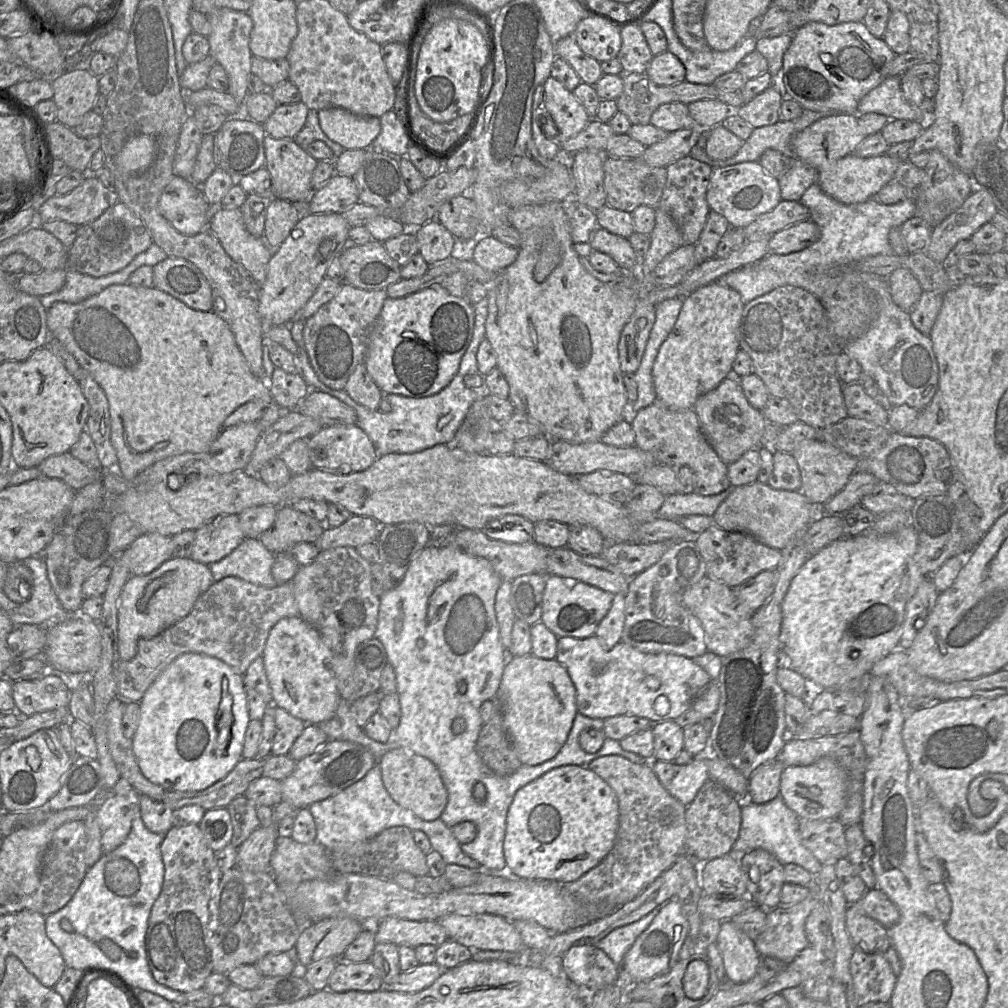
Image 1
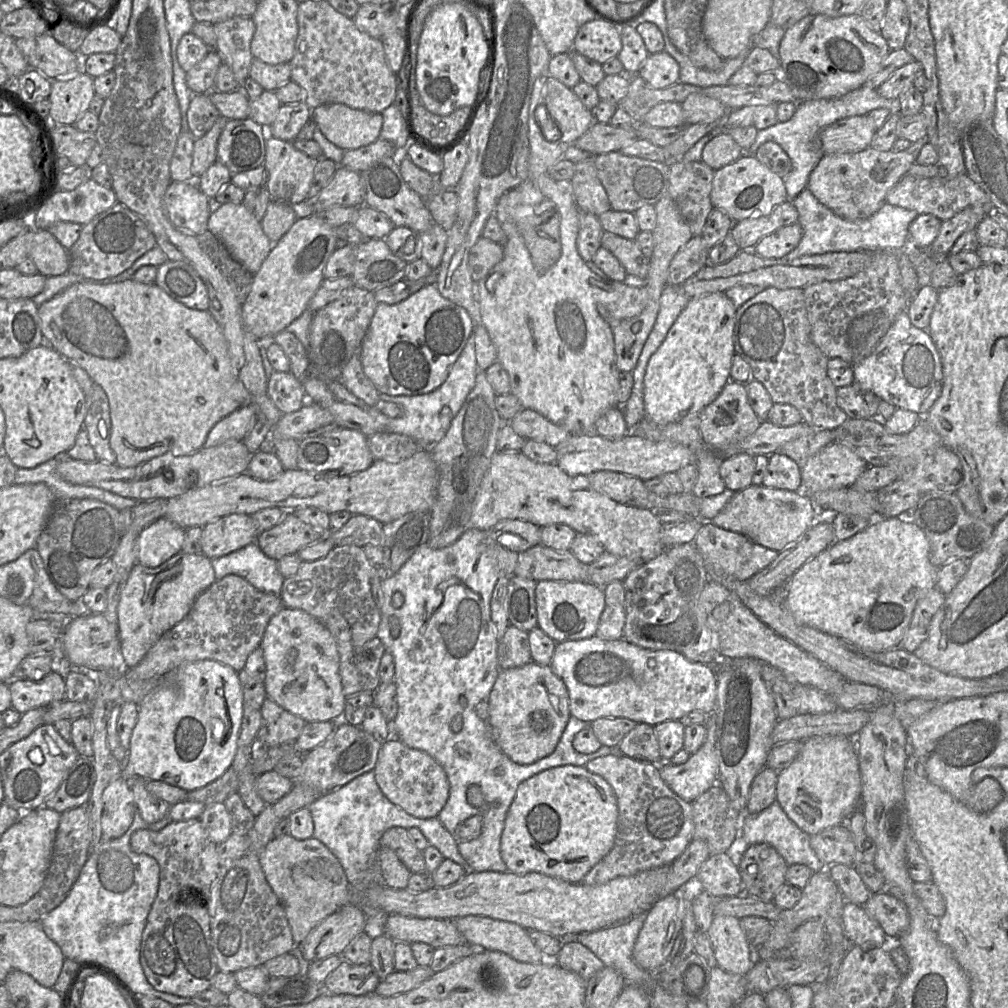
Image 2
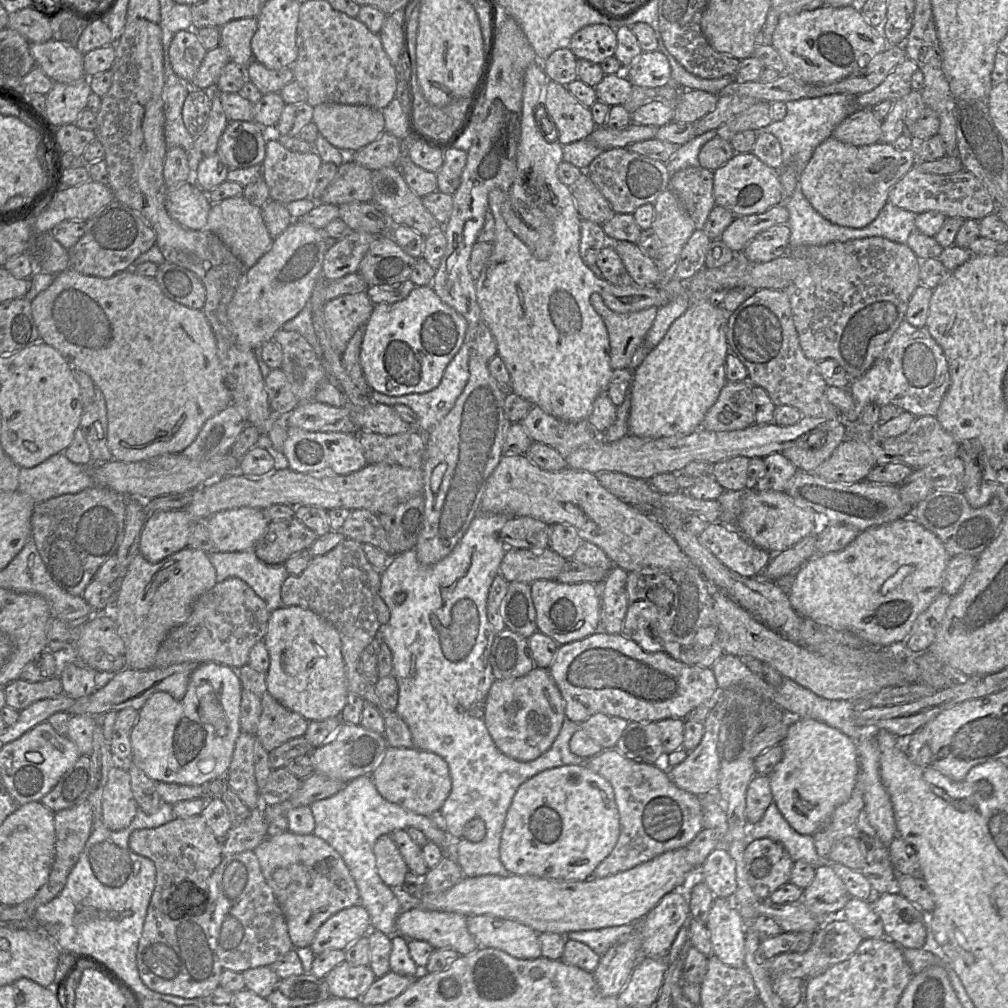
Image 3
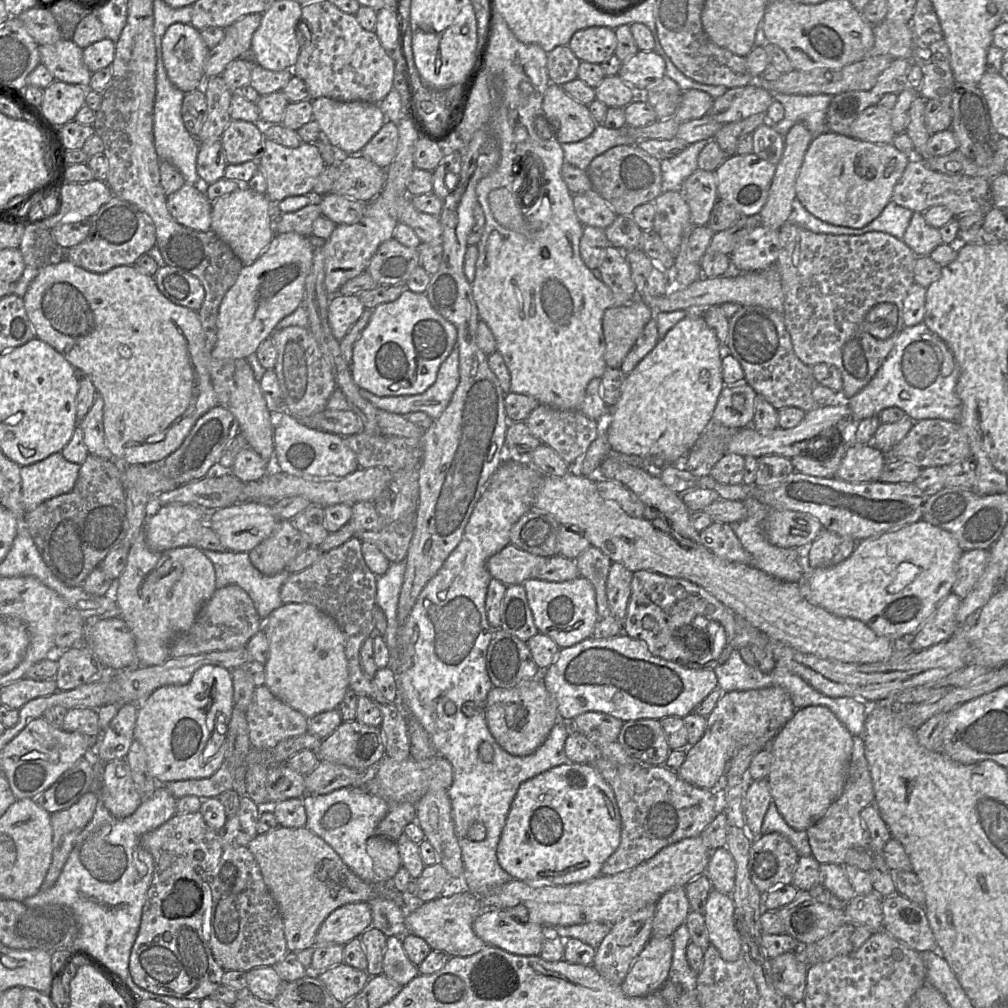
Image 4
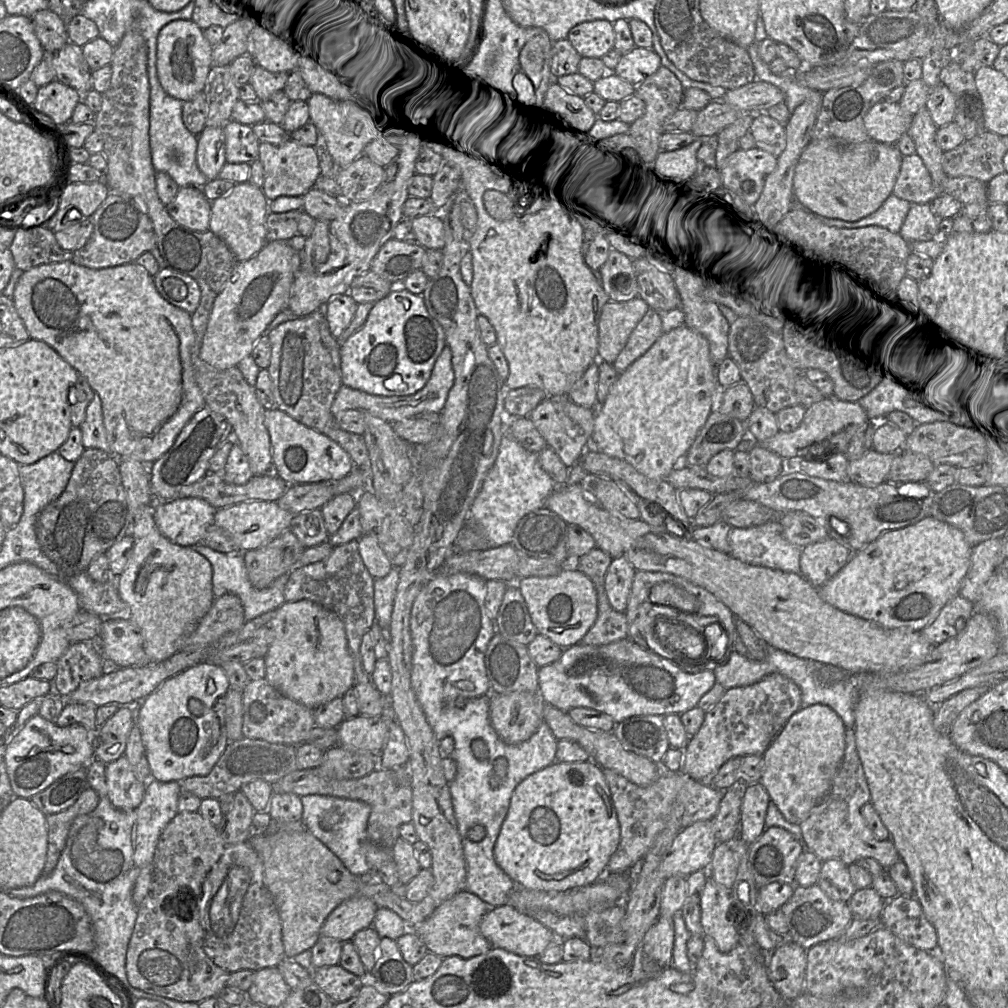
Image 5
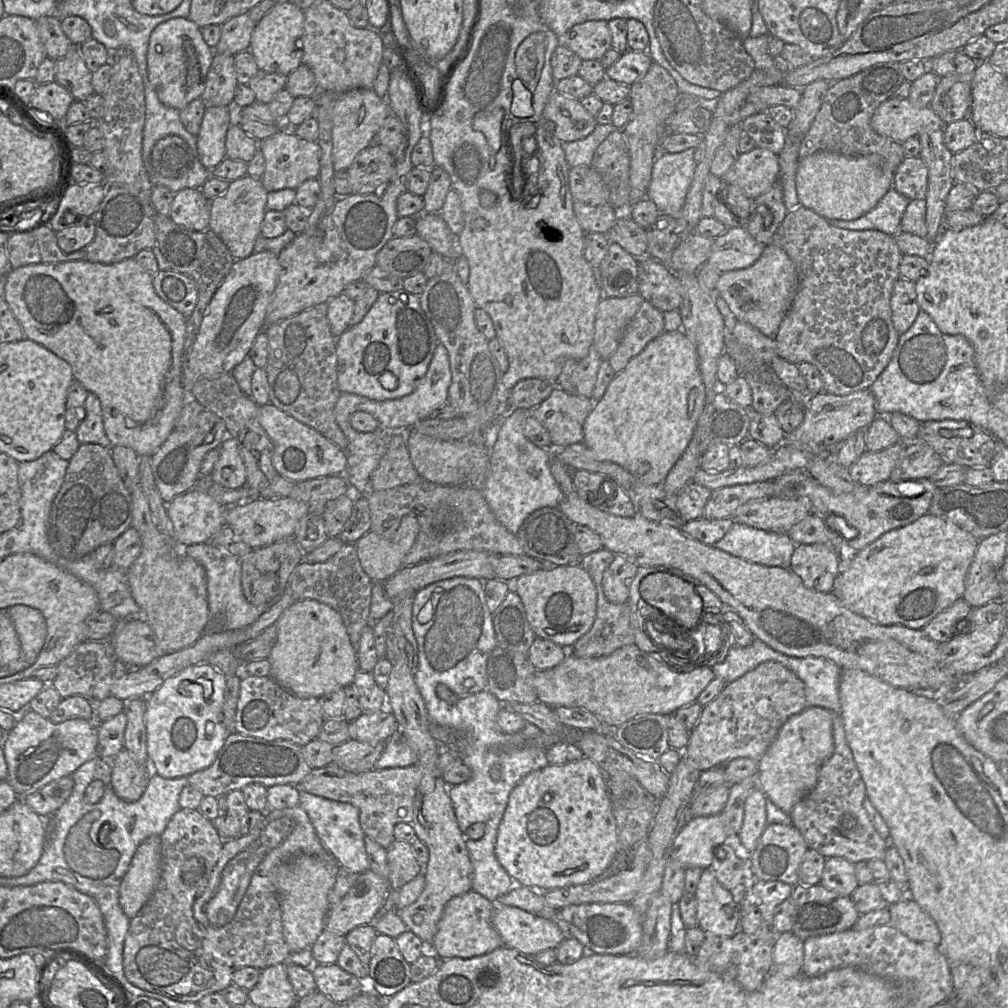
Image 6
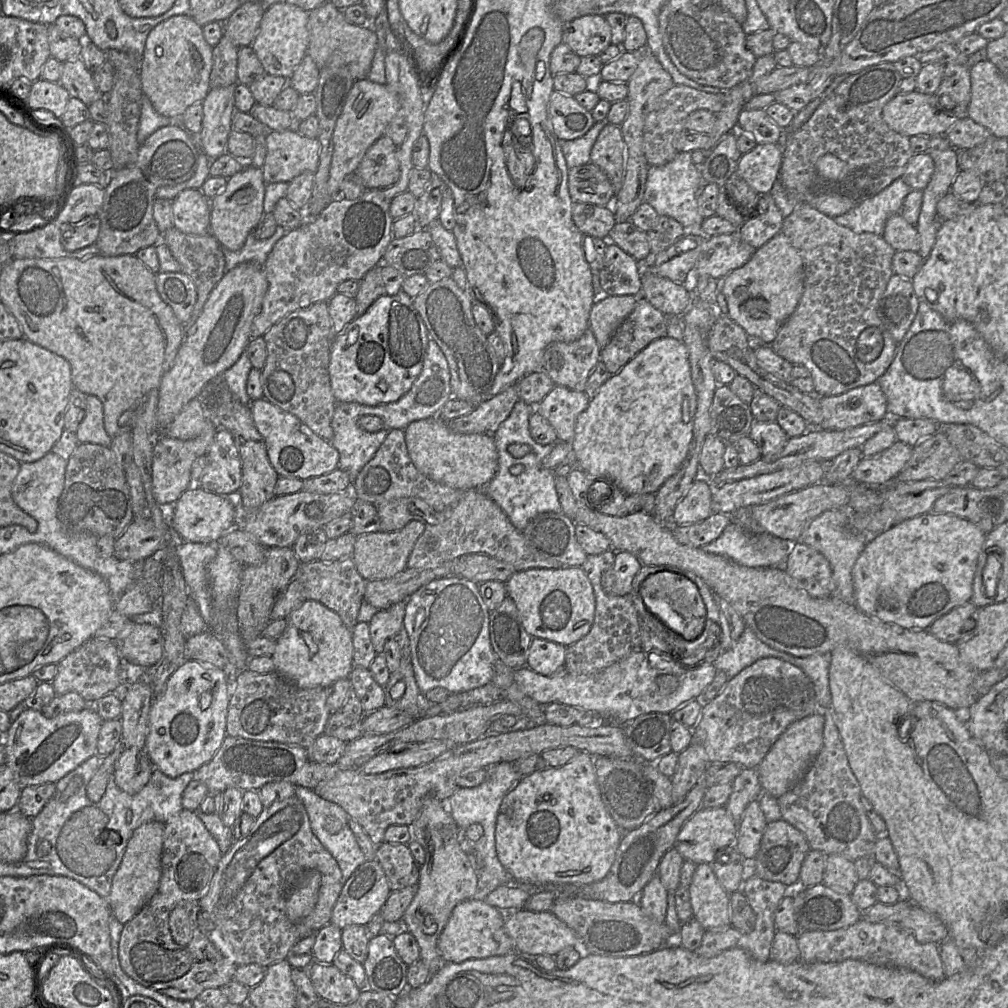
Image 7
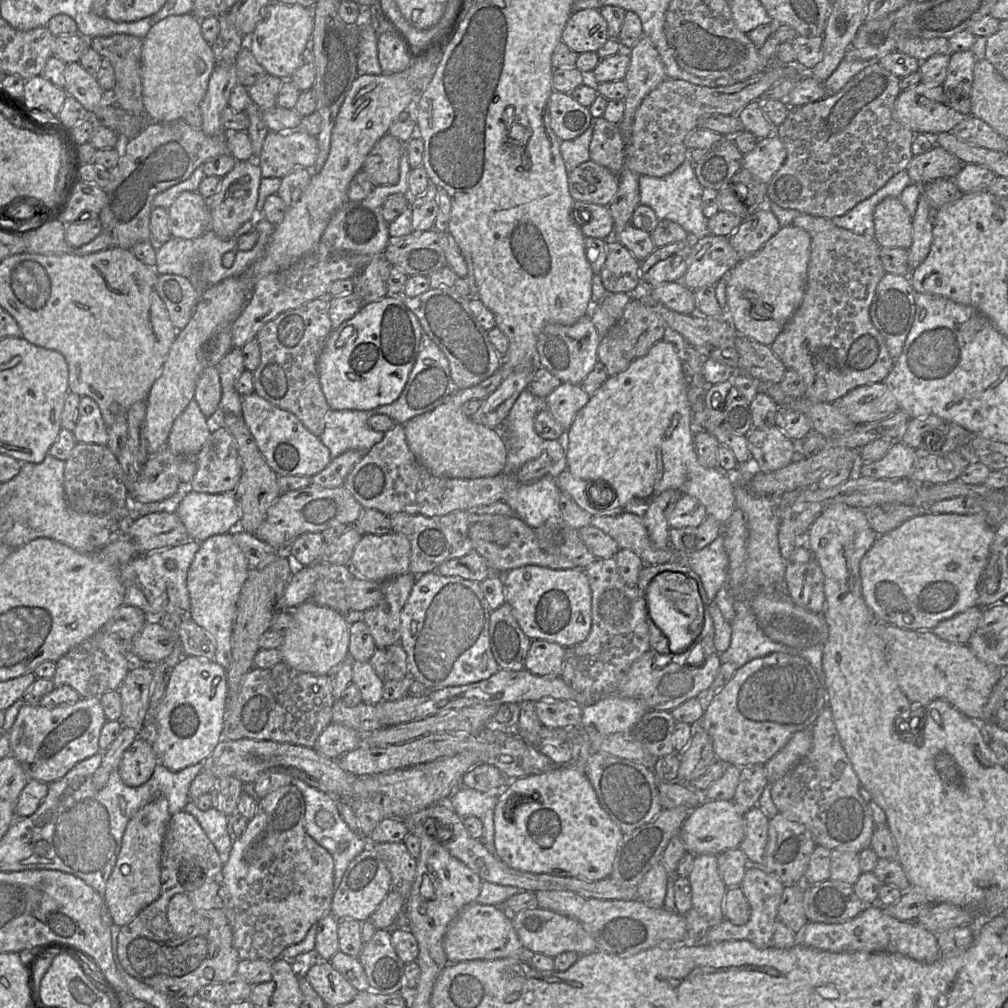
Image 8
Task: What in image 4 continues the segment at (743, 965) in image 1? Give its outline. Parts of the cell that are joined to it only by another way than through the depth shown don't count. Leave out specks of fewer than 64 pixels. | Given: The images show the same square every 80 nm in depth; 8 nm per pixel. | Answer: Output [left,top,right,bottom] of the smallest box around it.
[704,889,741,962]

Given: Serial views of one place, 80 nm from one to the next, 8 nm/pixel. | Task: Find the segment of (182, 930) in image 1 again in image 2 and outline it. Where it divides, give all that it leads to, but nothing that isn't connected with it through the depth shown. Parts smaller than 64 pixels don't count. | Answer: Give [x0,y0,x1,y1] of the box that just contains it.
[130,818,222,998]

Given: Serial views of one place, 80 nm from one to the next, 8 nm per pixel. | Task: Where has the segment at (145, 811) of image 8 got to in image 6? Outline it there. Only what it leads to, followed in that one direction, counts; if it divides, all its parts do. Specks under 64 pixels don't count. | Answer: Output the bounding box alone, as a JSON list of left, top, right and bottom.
[119,835,161,919]

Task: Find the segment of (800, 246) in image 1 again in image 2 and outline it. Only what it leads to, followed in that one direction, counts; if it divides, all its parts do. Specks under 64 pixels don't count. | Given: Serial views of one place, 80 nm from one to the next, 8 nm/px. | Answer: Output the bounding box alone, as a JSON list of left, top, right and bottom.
[752,223,803,258]

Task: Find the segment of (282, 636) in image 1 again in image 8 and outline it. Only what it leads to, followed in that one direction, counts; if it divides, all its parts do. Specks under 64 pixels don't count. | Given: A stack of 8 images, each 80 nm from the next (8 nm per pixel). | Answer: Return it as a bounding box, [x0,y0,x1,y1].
[279,600,350,675]

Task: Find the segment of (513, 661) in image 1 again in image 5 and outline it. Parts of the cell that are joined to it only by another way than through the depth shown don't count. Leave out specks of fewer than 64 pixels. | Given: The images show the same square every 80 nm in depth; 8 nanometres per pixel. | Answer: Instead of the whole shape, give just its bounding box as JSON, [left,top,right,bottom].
[490,692,546,744]

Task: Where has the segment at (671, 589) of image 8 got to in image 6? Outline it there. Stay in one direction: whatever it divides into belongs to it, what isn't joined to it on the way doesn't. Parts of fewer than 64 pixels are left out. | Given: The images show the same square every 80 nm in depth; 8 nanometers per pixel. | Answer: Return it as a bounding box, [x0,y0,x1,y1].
[640,572,704,646]

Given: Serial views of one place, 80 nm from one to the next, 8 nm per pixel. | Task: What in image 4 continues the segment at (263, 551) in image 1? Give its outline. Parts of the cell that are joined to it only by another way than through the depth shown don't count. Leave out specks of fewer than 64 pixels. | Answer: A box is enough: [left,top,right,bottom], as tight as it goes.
[201,550,291,620]

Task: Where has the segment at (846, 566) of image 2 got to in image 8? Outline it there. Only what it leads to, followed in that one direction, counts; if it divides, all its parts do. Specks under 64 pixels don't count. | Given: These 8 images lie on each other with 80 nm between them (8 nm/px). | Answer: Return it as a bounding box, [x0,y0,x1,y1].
[860,511,995,631]

